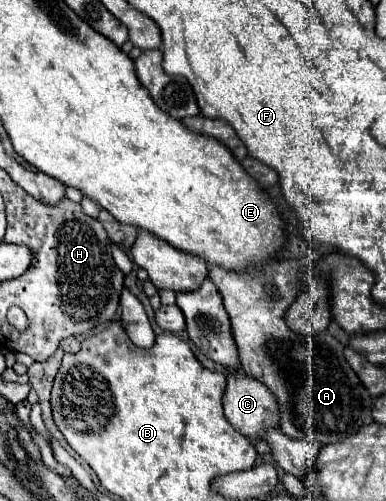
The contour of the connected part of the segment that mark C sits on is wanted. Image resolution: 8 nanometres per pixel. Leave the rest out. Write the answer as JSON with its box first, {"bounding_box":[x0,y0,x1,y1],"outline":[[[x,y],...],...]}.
{"bounding_box":[222,371,278,439],"outline":[[[242,371],[226,373],[226,393],[222,401],[226,419],[246,439],[264,439],[266,429],[278,427],[278,405],[274,403],[274,395],[270,395],[270,391],[262,383],[246,377]]]}

